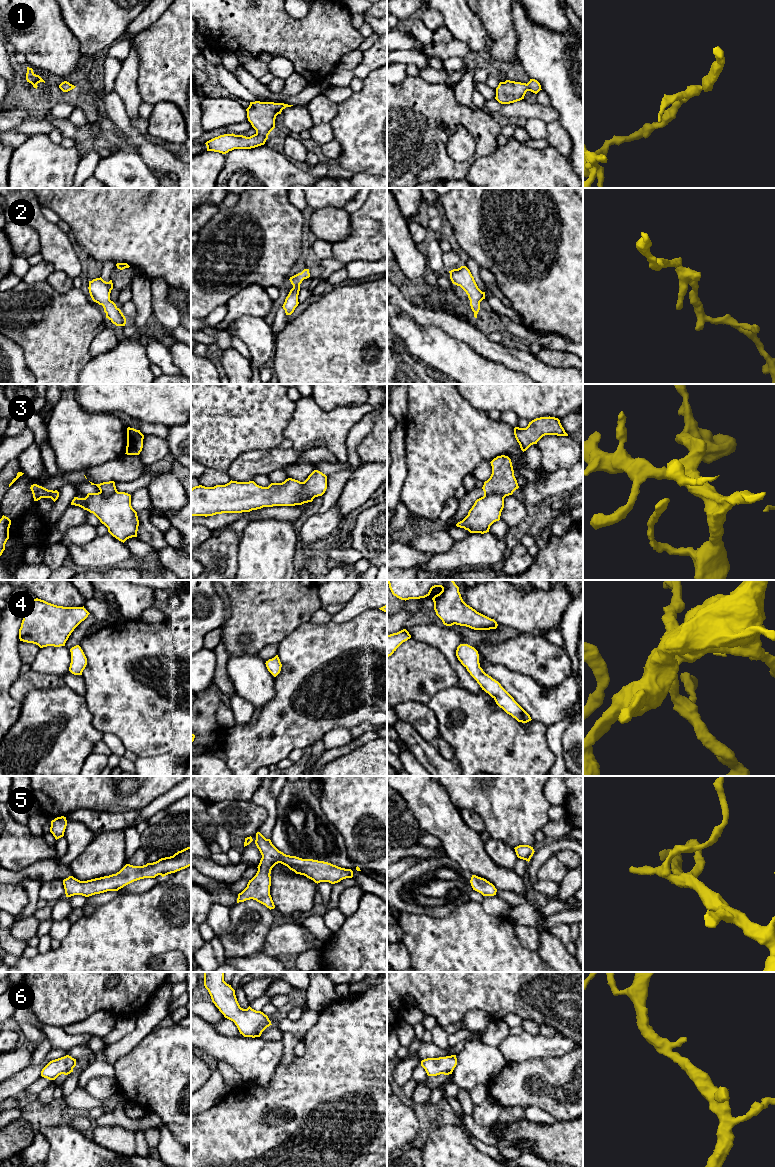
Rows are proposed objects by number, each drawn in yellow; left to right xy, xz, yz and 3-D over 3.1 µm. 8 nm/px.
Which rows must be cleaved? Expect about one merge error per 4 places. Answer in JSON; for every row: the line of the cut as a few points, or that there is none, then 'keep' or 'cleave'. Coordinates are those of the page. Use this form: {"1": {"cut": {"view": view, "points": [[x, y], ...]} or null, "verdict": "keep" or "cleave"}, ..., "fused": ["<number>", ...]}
{"1": {"cut": null, "verdict": "keep"}, "2": {"cut": null, "verdict": "keep"}, "3": {"cut": {"view": "yz", "points": [[484, 495], [499, 494], [504, 497]]}, "verdict": "cleave"}, "4": {"cut": null, "verdict": "keep"}, "5": {"cut": null, "verdict": "keep"}, "6": {"cut": null, "verdict": "keep"}, "fused": ["3"]}

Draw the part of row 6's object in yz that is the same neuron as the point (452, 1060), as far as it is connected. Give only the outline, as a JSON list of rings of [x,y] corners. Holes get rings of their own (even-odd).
[[[456,1055],[439,1058],[427,1058],[421,1061],[421,1066],[425,1069],[428,1076],[452,1074],[456,1065]]]

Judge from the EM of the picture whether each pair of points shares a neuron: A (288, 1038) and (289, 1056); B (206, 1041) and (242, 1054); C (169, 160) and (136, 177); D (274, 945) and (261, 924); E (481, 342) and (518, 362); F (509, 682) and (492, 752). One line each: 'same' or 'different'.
A: same
B: same
C: different
D: different
E: same
F: different

